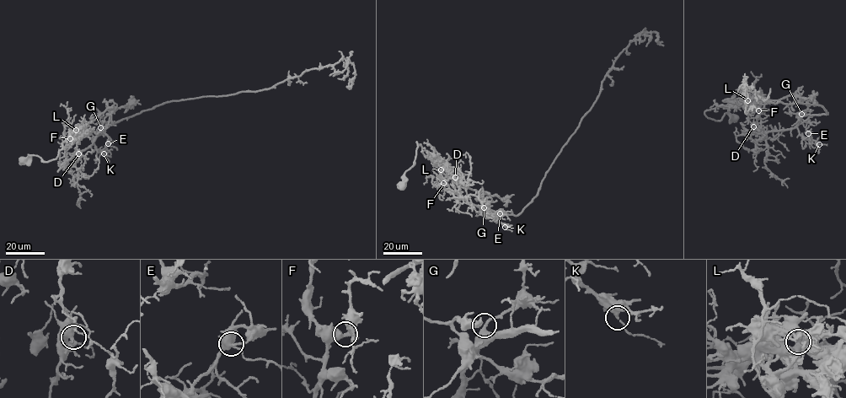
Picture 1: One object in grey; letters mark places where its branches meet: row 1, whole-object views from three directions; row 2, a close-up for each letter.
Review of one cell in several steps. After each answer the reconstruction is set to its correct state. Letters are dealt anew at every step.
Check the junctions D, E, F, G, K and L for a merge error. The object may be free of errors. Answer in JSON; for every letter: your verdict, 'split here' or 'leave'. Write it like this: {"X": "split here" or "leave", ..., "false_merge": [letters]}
{"D": "leave", "E": "leave", "F": "leave", "G": "leave", "K": "leave", "L": "split here", "false_merge": ["L"]}

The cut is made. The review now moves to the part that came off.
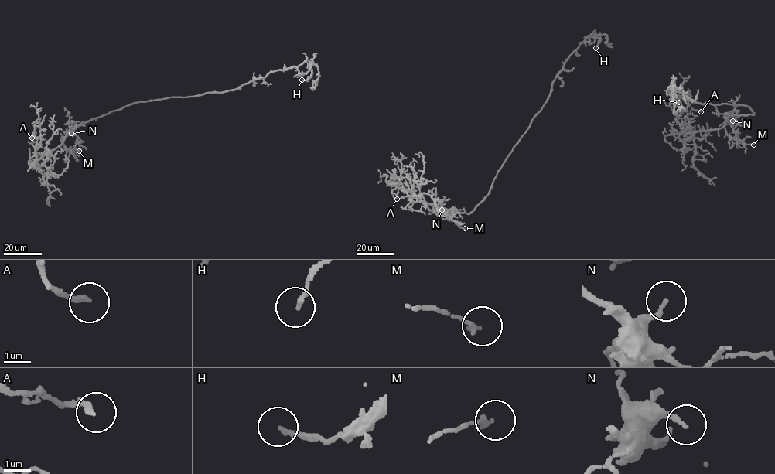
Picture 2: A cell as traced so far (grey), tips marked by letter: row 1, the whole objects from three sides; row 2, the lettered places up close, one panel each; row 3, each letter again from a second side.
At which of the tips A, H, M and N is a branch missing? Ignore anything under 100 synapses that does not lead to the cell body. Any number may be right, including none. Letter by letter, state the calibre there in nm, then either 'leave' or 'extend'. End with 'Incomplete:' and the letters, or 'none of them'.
A: calibre 190 nm; leave
H: calibre 150 nm; leave
M: calibre 180 nm; leave
N: calibre 170 nm; leave
Incomplete: none of them

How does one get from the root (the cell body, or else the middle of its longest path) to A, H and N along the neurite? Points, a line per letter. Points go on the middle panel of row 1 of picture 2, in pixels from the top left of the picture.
A: (498, 172), (488, 194), (469, 213), (434, 207), (397, 185), (392, 190), (397, 199)
H: (498, 172), (542, 107), (555, 78), (570, 56), (585, 39), (594, 35), (600, 38), (595, 48)
N: (498, 172), (488, 194), (472, 212), (455, 212), (435, 206), (439, 212), (442, 209)

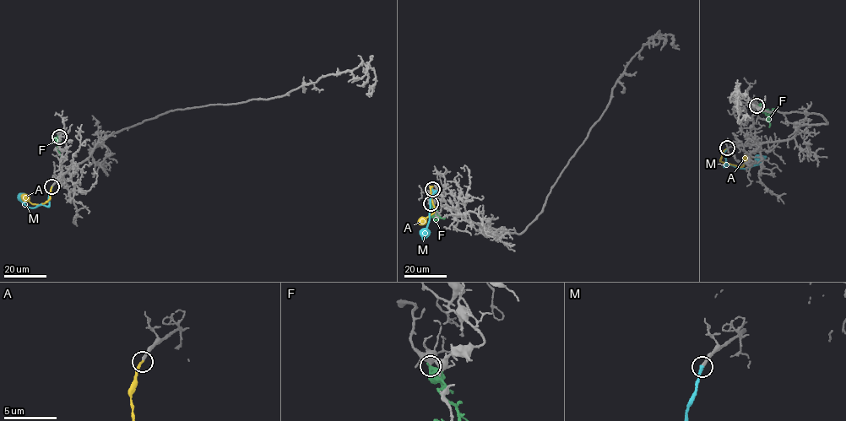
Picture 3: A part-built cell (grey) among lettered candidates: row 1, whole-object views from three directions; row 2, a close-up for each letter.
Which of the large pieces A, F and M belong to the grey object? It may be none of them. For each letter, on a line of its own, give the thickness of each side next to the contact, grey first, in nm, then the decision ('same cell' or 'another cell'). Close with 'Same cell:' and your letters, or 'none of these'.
A: 260/220 nm | another cell
F: 550/650 nm | another cell
M: 260/320 nm | same cell
Same cell: M

